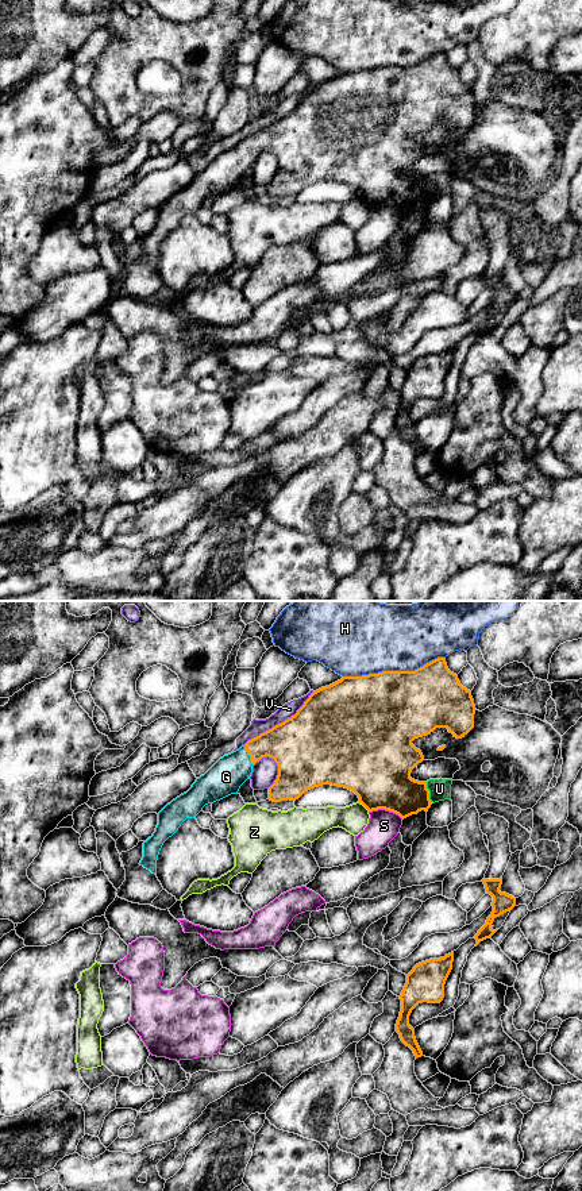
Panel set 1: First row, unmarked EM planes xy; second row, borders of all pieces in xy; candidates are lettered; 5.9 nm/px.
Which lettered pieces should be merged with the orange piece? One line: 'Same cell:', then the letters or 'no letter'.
Same cell: G

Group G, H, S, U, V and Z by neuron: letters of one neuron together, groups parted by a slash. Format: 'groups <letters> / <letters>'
groups G / H / S / U / V / Z

